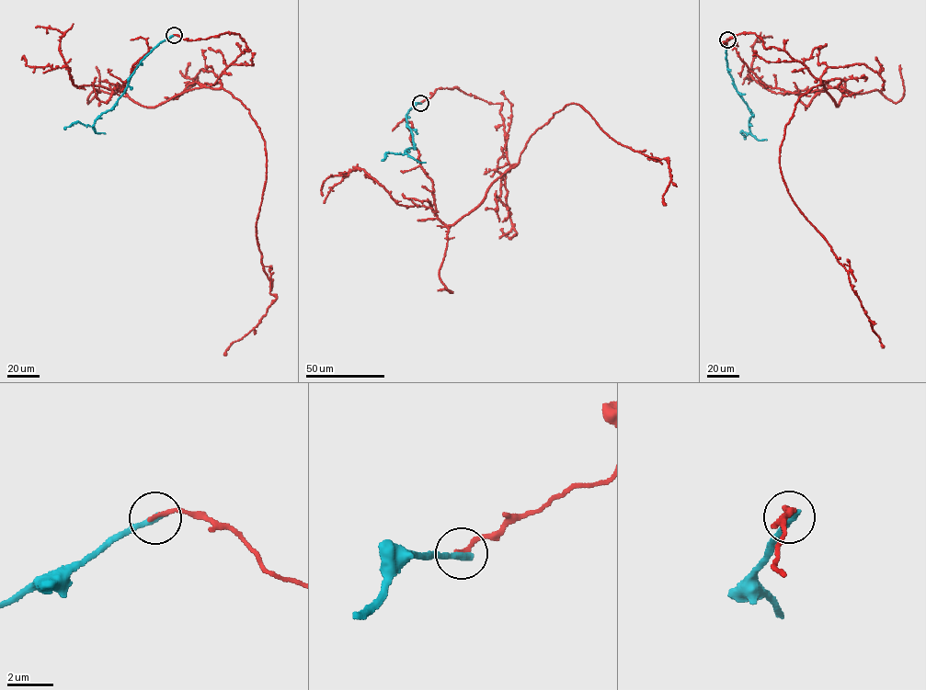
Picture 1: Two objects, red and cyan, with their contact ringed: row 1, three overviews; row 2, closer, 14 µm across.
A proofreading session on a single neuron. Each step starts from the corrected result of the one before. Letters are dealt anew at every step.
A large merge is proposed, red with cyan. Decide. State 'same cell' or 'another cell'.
another cell

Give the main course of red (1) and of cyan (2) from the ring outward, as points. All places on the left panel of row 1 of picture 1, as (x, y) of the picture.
1: (174, 35), (243, 39), (249, 50), (215, 82), (249, 109), (265, 141), (256, 226), (276, 298), (225, 356)
2: (174, 35), (161, 41), (140, 62), (114, 107), (100, 115), (91, 127), (75, 121), (64, 130)

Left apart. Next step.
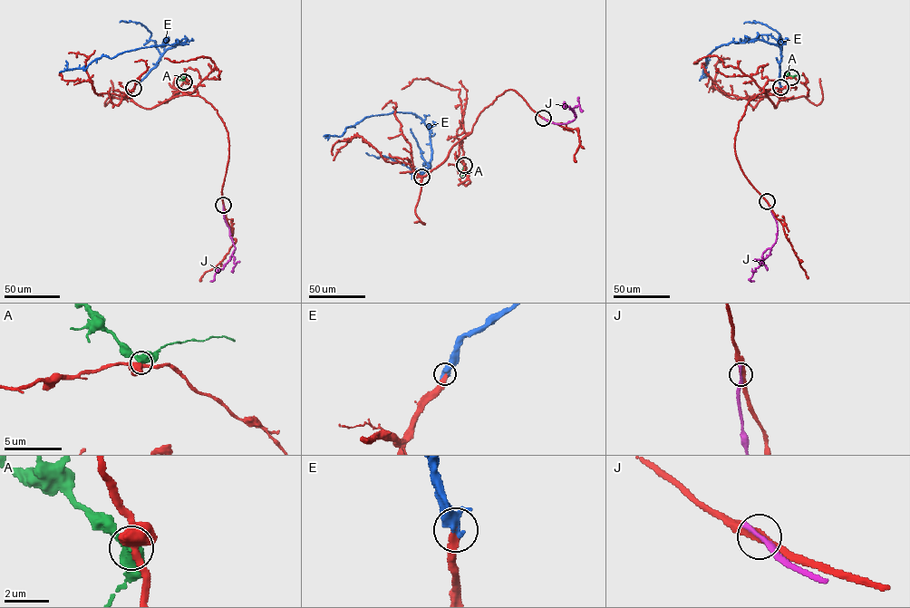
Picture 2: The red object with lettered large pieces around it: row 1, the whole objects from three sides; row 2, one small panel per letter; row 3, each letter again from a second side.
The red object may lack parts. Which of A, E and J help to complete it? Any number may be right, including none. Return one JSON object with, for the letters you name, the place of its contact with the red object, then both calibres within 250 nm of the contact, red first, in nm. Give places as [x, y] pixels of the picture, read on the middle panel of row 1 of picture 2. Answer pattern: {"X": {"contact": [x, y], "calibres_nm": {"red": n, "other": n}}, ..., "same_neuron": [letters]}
{"E": {"contact": [421, 177], "calibres_nm": {"red": 360, "other": 400}}, "same_neuron": ["E"]}

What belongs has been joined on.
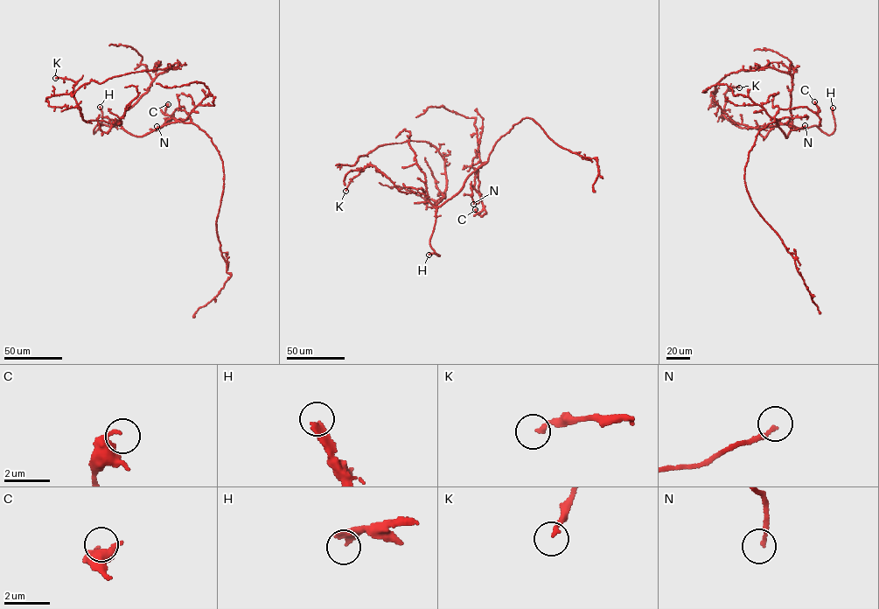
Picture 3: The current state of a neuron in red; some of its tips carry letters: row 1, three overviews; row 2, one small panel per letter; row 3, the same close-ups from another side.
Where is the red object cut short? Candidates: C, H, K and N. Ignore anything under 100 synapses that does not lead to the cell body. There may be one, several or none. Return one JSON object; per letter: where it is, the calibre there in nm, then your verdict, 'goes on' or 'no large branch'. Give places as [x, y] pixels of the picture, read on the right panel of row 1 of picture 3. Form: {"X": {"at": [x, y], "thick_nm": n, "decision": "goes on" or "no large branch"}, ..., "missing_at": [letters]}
{"C": {"at": [814, 101], "thick_nm": 180, "decision": "no large branch"}, "H": {"at": [833, 108], "thick_nm": 280, "decision": "goes on"}, "K": {"at": [739, 87], "thick_nm": 170, "decision": "no large branch"}, "N": {"at": [805, 125], "thick_nm": 170, "decision": "no large branch"}, "missing_at": ["H"]}

